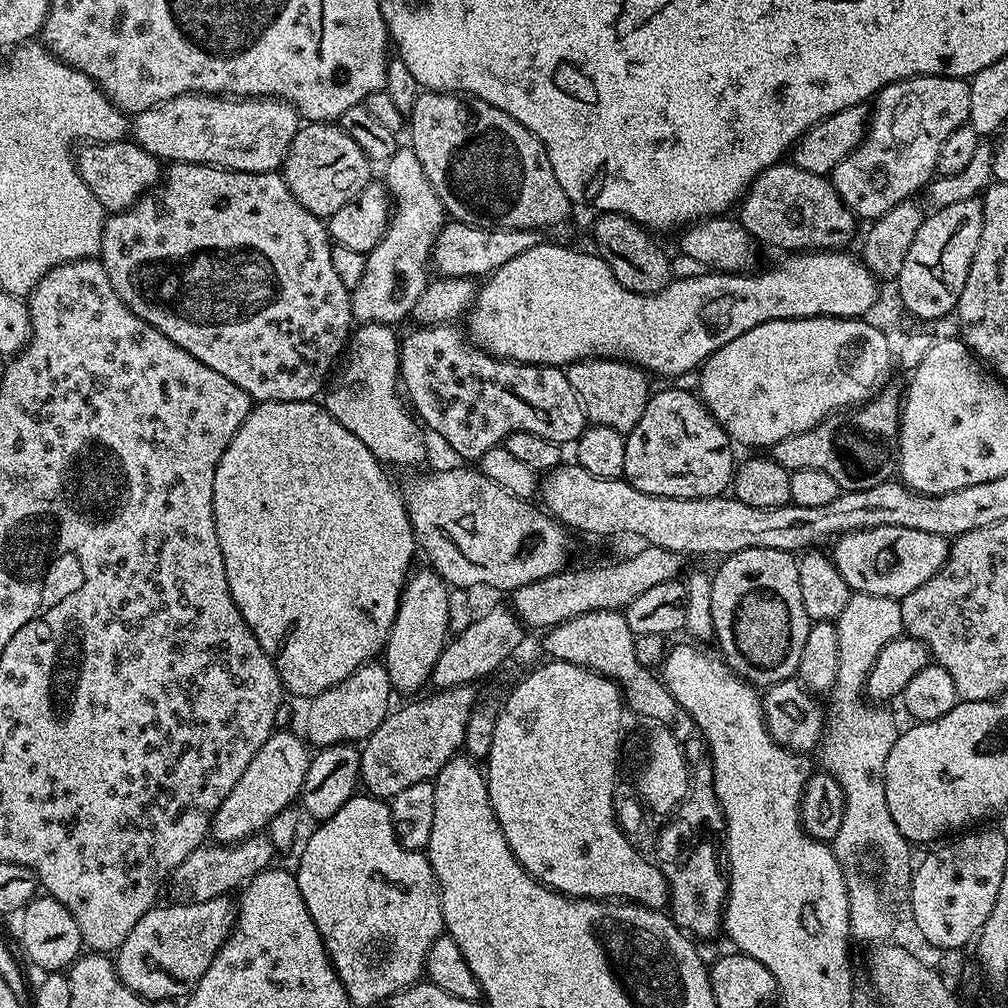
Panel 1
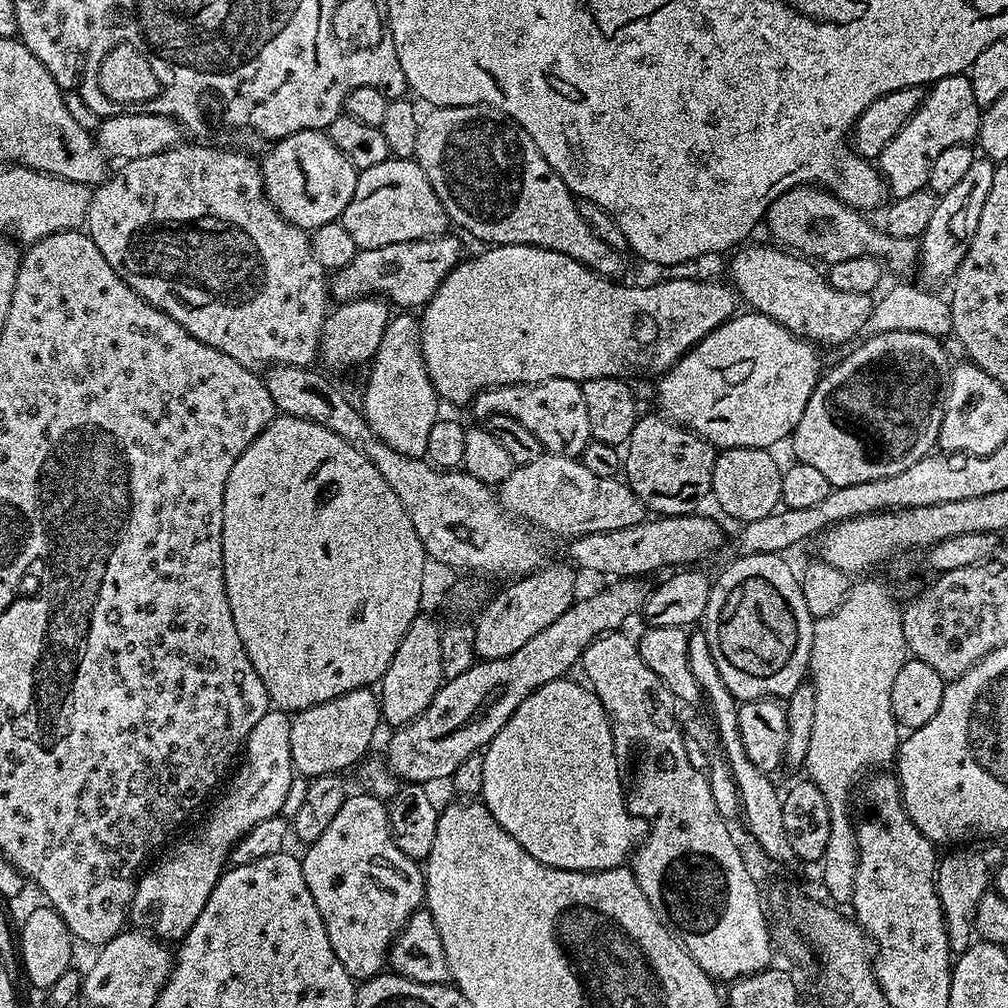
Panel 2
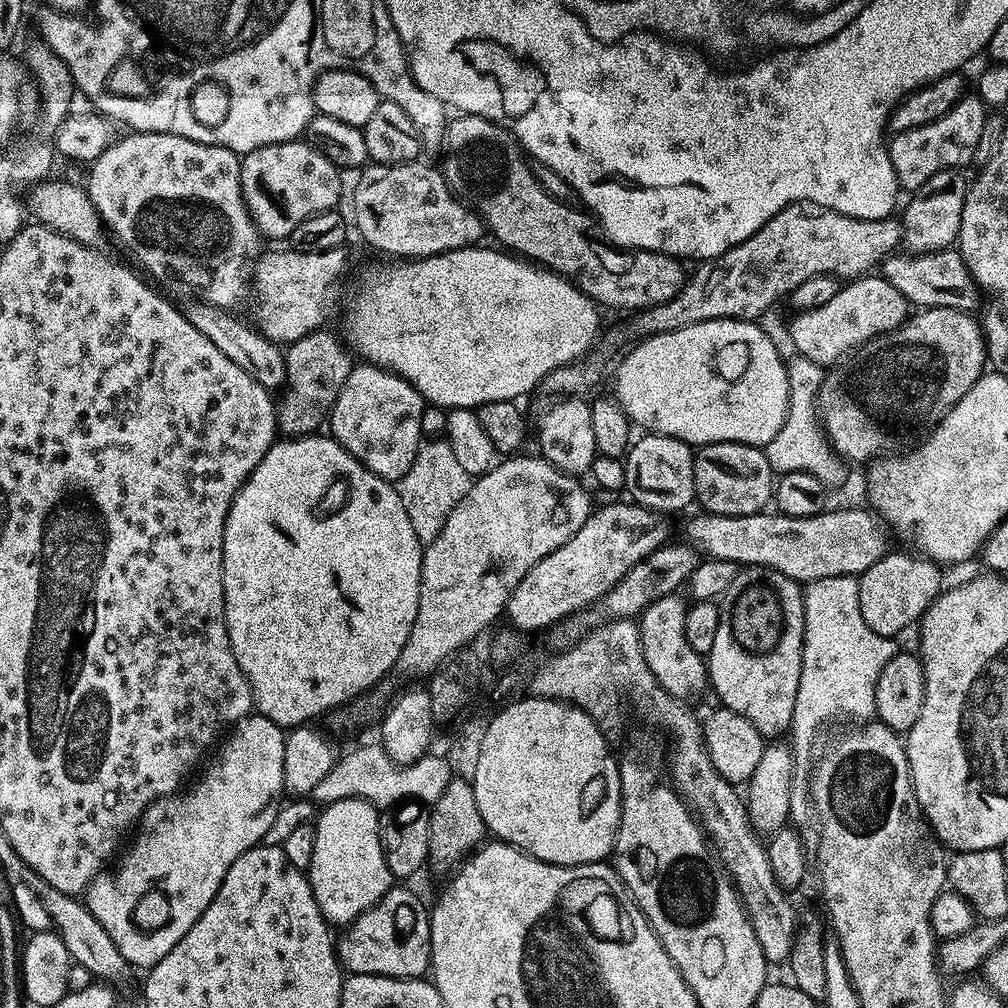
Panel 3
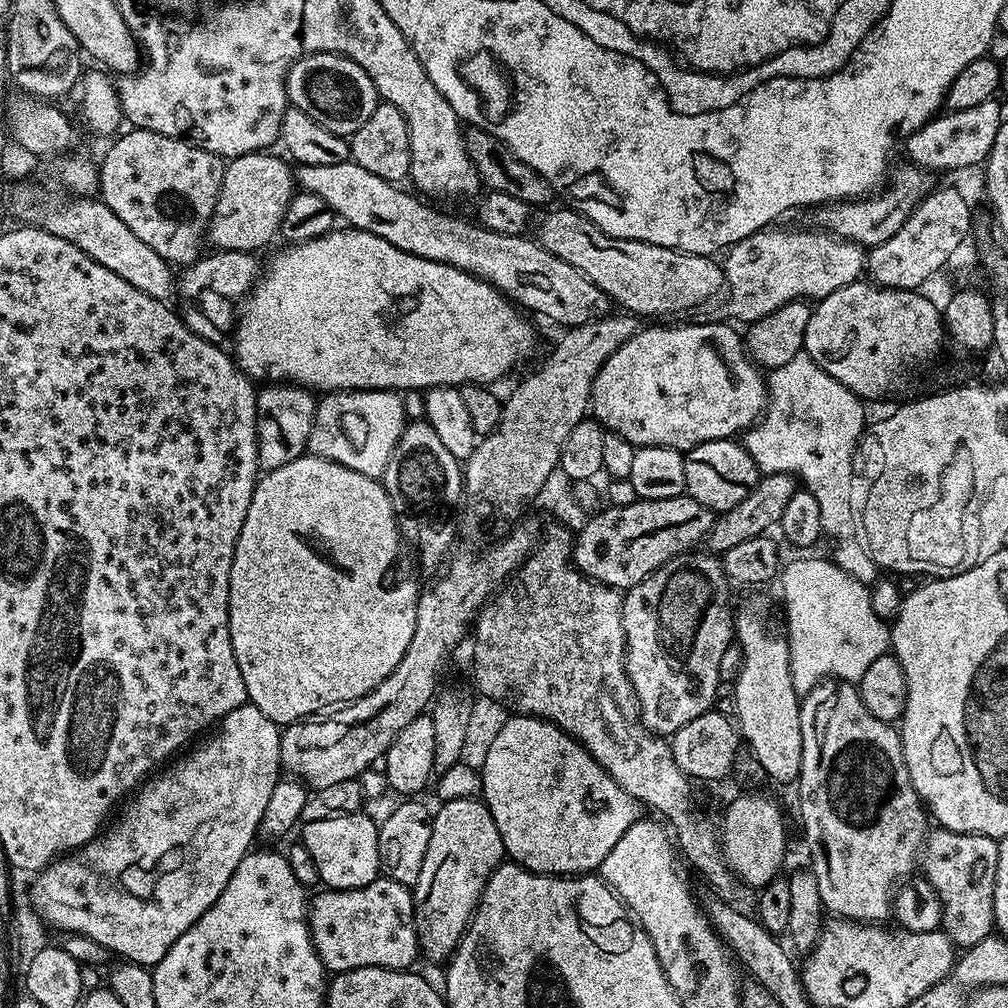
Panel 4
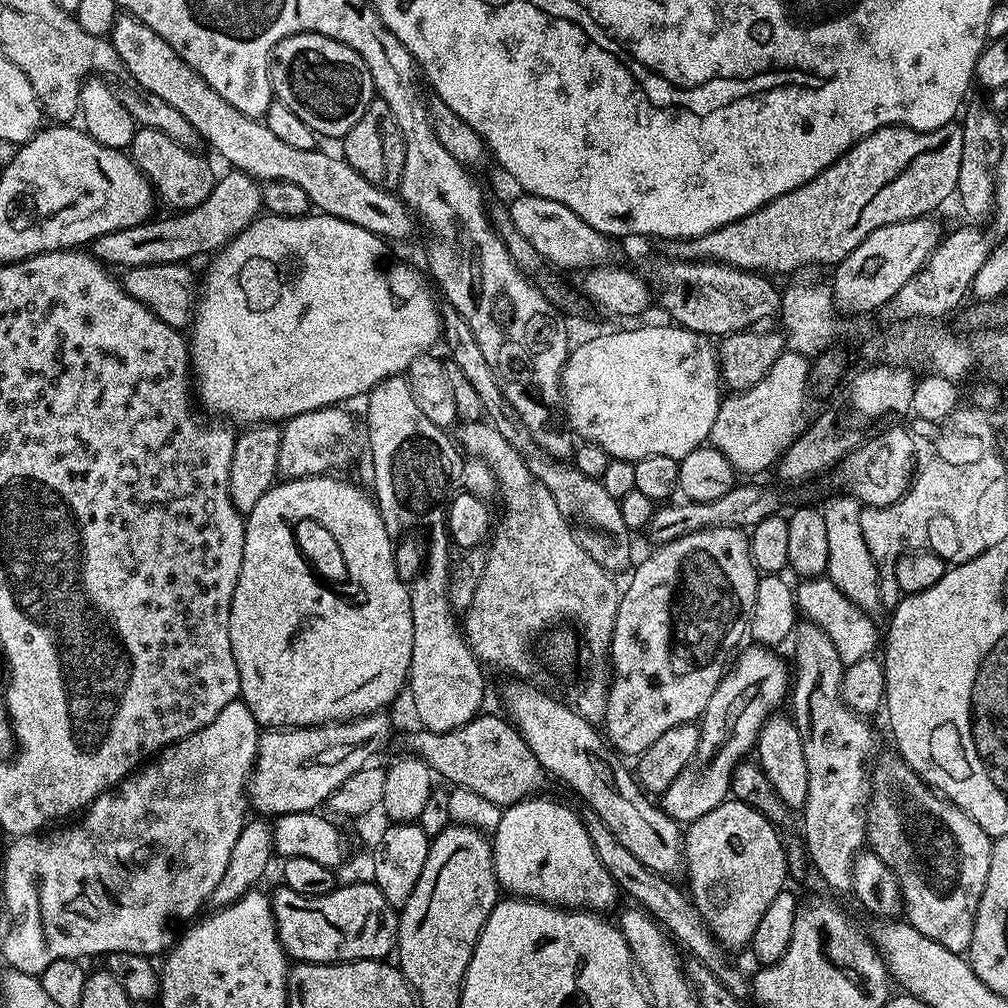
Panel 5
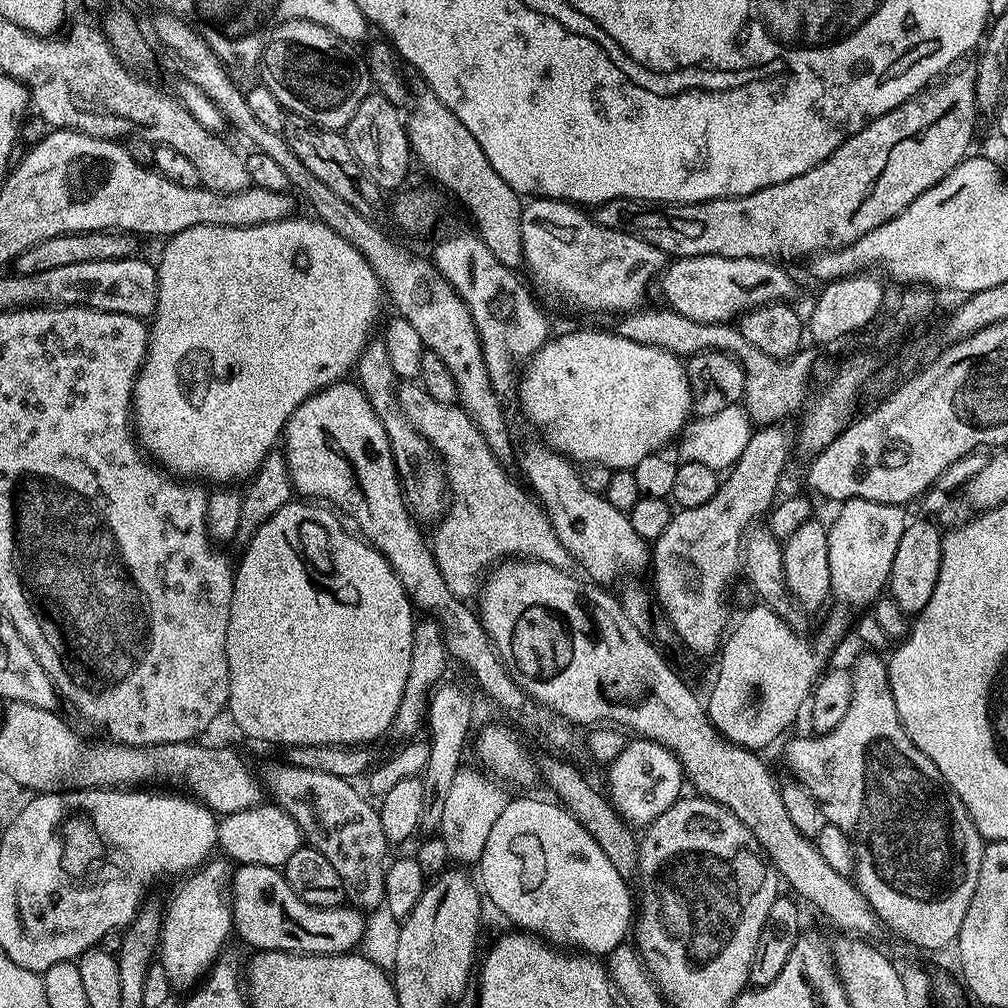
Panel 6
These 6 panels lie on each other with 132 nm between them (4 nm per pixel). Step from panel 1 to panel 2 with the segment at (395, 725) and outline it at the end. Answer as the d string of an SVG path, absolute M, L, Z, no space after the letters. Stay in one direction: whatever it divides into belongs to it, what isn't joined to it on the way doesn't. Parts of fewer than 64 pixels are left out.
M616 578L611 581L609 588L604 588L601 592L596 592L593 596L588 596L585 600L577 599L568 609L546 630L538 630L526 646L519 650L514 650L514 654L506 654L506 658L494 658L493 660L480 660L474 663L472 668L466 670L464 674L459 674L453 680L445 679L440 685L440 689L434 694L430 706L418 714L408 724L403 724L401 728L395 729L388 740L388 756L386 763L393 776L409 784L431 785L431 780L447 781L462 766L466 758L477 755L481 750L487 748L489 742L506 726L510 714L534 694L546 682L554 682L567 677L572 667L577 667L578 661L583 657L586 646L608 632L615 632L625 627L624 623L632 615L639 613L643 609L644 603L650 591L649 585L644 585L645 581L640 578Z

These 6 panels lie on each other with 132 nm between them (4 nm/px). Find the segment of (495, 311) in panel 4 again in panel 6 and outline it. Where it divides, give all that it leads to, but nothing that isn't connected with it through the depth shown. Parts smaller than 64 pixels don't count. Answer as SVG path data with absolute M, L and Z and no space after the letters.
M315 218L300 219L270 222L268 225L249 228L213 224L190 226L190 230L182 230L163 241L164 249L161 250L160 260L158 259L156 264L158 274L156 315L150 320L148 353L132 391L132 410L134 431L139 443L146 449L147 455L158 462L161 468L177 477L213 480L213 485L216 486L236 482L232 480L247 481L252 473L258 470L266 454L277 447L284 428L288 425L290 414L294 414L294 410L302 406L306 398L310 398L321 388L345 379L355 369L362 350L373 335L372 327L375 326L376 315L380 312L382 289L380 279L374 274L370 262L366 262L366 258L358 250L354 250L354 246L350 246L346 238L330 230L330 226Z

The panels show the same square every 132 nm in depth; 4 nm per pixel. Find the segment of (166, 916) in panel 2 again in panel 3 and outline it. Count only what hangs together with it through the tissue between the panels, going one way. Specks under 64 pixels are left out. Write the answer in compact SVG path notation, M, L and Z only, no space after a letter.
M249 714L239 720L227 733L228 741L226 736L219 745L220 753L207 761L209 764L208 769L207 764L203 769L204 777L197 784L189 783L176 795L163 796L148 805L135 833L136 841L128 853L125 851L119 857L120 865L113 872L105 870L92 879L86 893L90 914L102 922L106 934L114 938L114 946L122 950L122 958L126 958L129 965L136 967L137 964L141 970L147 970L162 962L162 958L166 958L166 954L186 938L190 926L202 918L206 906L214 902L214 894L218 894L218 886L222 886L226 870L230 870L246 850L261 843L266 830L274 826L274 818L278 818L278 810L286 796L285 735L285 729L279 724L259 714Z

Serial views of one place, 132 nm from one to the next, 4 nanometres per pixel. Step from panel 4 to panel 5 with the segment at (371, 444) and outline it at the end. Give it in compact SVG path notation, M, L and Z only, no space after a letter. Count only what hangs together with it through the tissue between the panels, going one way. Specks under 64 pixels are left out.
M333 406L310 410L283 421L282 443L278 445L278 473L284 480L322 476L344 468L360 452L362 428L347 412L347 407Z

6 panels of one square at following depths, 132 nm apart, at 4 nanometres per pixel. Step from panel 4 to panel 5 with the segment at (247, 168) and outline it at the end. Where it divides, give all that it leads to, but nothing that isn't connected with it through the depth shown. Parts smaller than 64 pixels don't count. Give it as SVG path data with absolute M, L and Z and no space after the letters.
M228 170L217 179L214 190L198 206L175 214L164 214L161 220L149 218L138 226L126 226L126 230L114 230L93 240L90 251L101 264L116 270L151 264L183 264L192 262L195 256L207 257L233 240L246 226L258 219L262 212L261 185L244 172Z

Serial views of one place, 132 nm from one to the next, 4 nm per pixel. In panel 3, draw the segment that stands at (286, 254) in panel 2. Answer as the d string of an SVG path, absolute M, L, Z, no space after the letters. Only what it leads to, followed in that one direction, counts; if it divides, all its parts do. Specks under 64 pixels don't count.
M132 132L126 135L122 140L117 139L87 169L86 191L107 235L111 239L113 236L128 251L127 259L161 289L169 288L164 290L214 307L235 309L244 292L246 296L250 265L262 252L260 231L252 223L242 194L241 157L234 150L194 142L178 134Z

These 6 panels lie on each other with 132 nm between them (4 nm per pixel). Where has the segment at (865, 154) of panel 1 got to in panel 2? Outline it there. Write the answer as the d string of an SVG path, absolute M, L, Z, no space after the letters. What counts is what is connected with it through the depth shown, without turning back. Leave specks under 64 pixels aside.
M967 75L947 76L937 80L923 93L915 114L890 138L886 150L882 150L878 167L884 178L887 191L895 198L906 198L909 194L925 191L930 178L930 166L942 150L950 146L972 144L979 134L982 106L974 98L972 81Z

